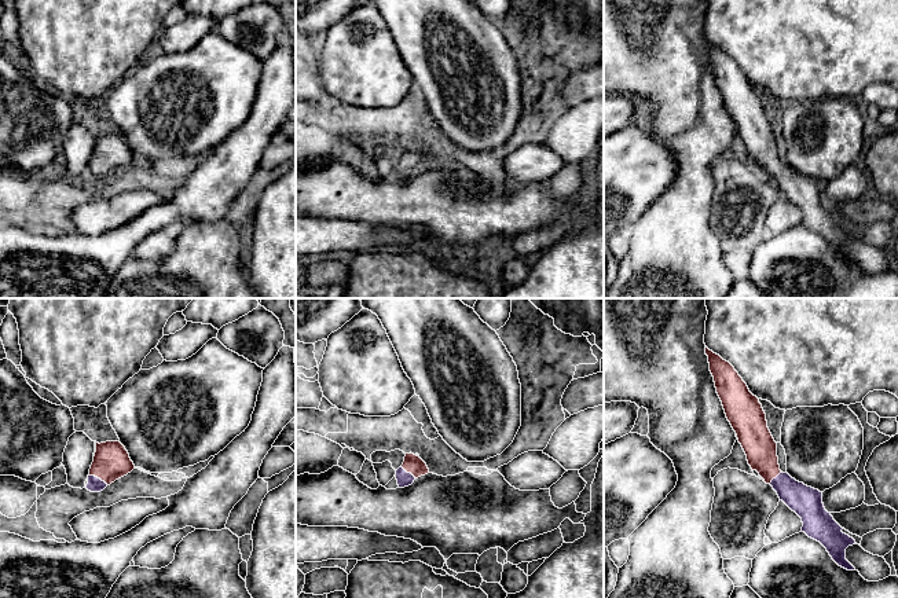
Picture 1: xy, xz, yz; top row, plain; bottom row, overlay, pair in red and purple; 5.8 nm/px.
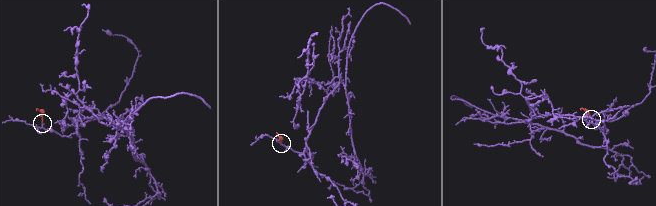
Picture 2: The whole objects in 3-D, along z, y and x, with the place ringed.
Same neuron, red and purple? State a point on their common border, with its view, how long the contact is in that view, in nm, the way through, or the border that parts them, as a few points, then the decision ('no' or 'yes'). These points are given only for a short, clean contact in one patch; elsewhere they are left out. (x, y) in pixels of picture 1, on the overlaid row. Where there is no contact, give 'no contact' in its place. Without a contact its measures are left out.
meets red in xy at (98, 477); contact 130 nm long; runs through xy (112, 461), (98, 477), (95, 484); yes

